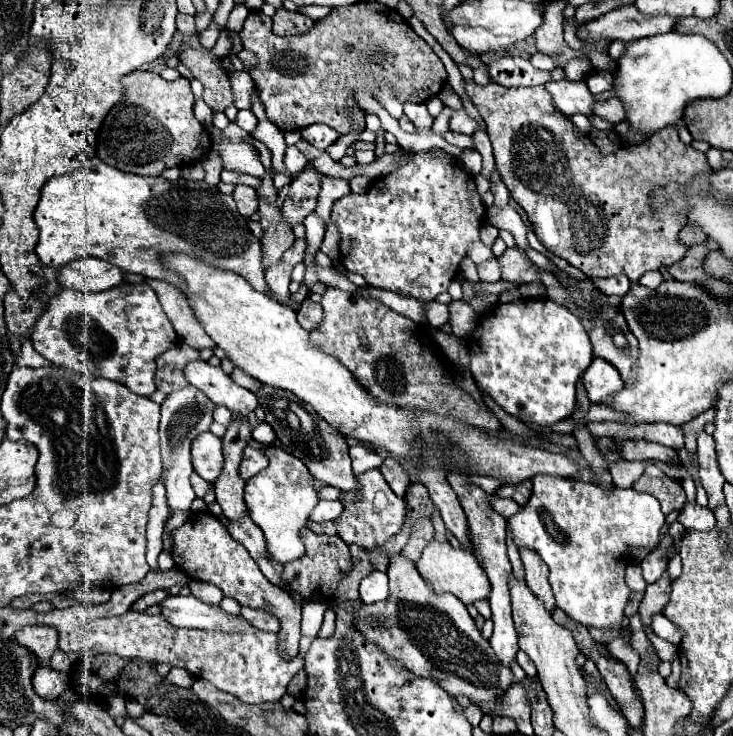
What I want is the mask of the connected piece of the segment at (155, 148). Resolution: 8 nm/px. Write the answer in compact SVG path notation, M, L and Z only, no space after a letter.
M133 71L123 77L123 85L127 101L115 105L99 129L97 157L103 163L125 173L161 175L169 167L195 163L209 153L211 137L193 115L195 97L185 77L165 81L157 73Z

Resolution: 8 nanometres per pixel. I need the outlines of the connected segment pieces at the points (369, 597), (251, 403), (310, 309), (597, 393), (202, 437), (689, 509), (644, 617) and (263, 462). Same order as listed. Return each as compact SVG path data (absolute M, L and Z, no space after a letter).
M373 571L371 575L367 575L361 581L361 601L363 603L377 603L377 601L385 601L389 597L389 585L387 585L387 575Z
M191 361L185 365L183 373L187 381L201 389L215 405L223 405L235 415L247 417L259 403L255 393L239 387L221 367L213 367L207 361Z
M303 303L297 311L297 317L299 317L299 323L303 323L311 331L323 323L323 309L321 309L321 305L305 305Z
M595 357L583 373L583 385L591 403L607 403L611 401L611 395L623 387L623 379L611 363Z
M211 431L199 433L191 445L191 455L193 455L195 473L201 475L205 481L215 483L223 469L221 439L215 437Z
M689 501L679 513L679 523L683 523L683 527L687 529L707 531L707 529L713 529L717 521L709 507L701 507L697 501Z
M663 575L655 585L647 585L645 597L639 605L639 617L643 621L643 627L649 629L653 615L663 613L665 605L669 603L669 595L671 595L671 581L667 575Z
M247 447L243 453L243 461L241 461L241 477L249 479L253 475L257 475L261 469L265 469L269 465L269 459L265 455L263 449L255 449L255 447Z

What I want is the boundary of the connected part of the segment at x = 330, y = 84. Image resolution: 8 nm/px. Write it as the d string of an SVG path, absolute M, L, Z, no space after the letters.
M359 1L355 5L337 7L325 19L317 21L311 31L305 35L281 37L271 29L271 17L261 11L251 11L241 29L243 47L253 51L259 57L257 69L251 73L259 97L265 105L267 119L275 123L281 131L303 129L313 123L325 123L335 129L341 129L341 135L351 131L349 109L355 107L355 91L373 89L373 83L381 77L381 83L387 83L401 101L423 103L429 97L437 95L447 83L447 71L435 51L409 27L407 19L403 19L395 9L385 7L381 3L365 3Z

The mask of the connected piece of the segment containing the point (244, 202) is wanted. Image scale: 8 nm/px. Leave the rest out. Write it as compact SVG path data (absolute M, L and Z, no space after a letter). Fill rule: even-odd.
M237 185L235 191L233 191L233 197L237 201L237 209L239 213L243 213L245 217L251 217L255 211L257 211L257 191L253 187L247 187L247 185Z

